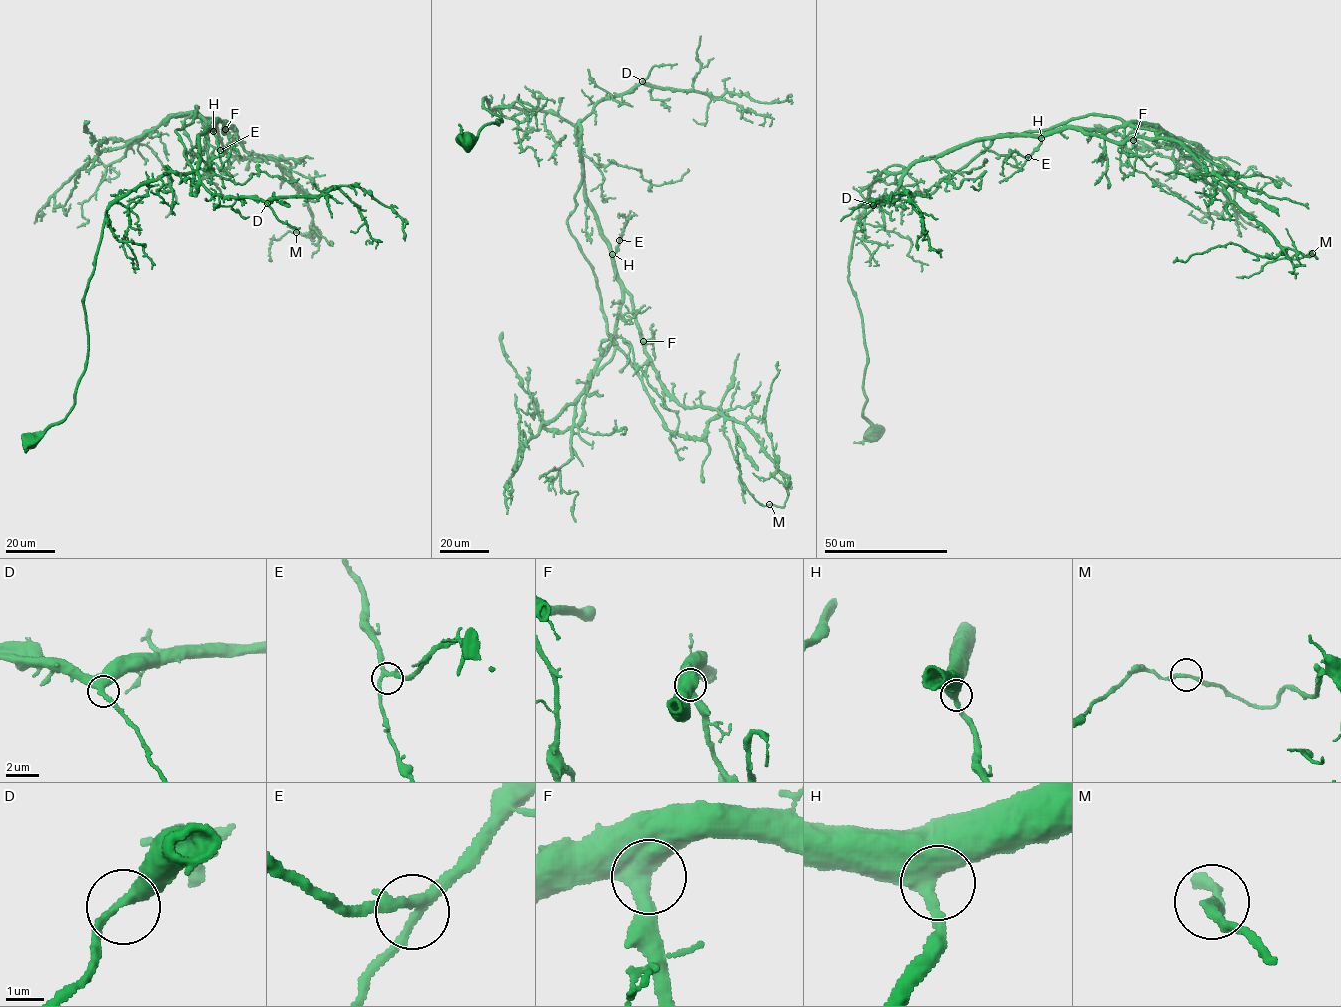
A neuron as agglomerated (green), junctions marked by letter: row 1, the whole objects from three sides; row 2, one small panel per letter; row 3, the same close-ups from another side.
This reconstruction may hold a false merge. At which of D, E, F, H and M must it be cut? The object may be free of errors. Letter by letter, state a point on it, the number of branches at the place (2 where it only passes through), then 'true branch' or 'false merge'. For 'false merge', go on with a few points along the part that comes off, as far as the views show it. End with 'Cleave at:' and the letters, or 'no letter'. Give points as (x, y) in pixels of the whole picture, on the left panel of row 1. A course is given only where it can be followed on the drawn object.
D: (267, 203) | 2 | true branch
E: (220, 150) | 3 | true branch
F: (225, 129) | 2 | true branch
H: (213, 131) | 2 | true branch
M: (296, 232) | 2 | true branch
Cleave at: no letter

